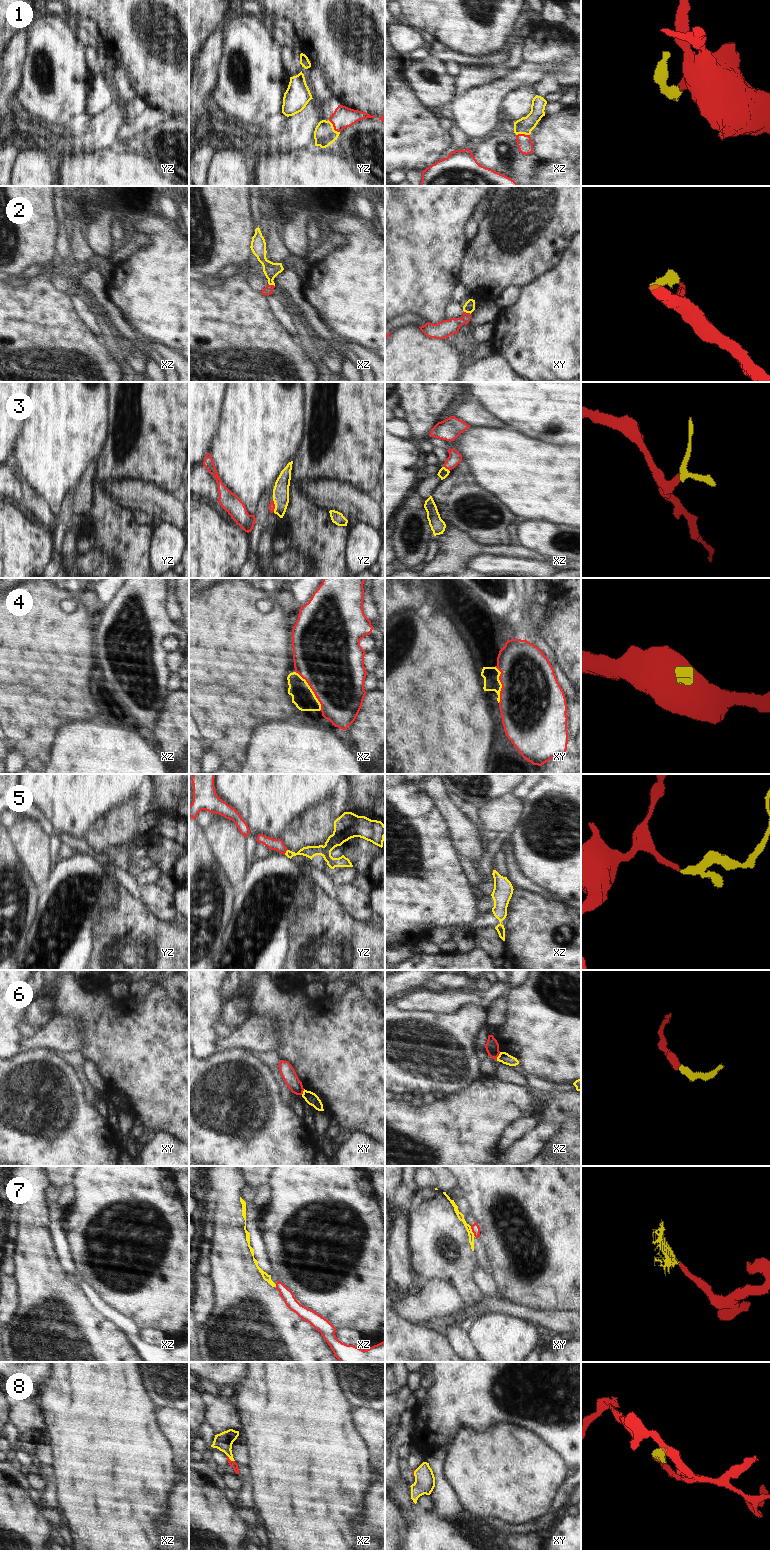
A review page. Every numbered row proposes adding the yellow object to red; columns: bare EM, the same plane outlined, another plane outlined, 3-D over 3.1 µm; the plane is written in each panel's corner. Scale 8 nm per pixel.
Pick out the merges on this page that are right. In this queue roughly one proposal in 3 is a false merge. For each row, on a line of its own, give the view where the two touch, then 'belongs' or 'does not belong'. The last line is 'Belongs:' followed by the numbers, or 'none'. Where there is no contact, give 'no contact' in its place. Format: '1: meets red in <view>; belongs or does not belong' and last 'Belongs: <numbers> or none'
1: meets red in yz; belongs
2: meets red in xz; does not belong
3: meets red in xz; belongs
4: meets red in xz; belongs
5: meets red in yz; belongs
6: meets red in xz; does not belong
7: meets red in xy; does not belong
8: meets red in xz; belongs
Belongs: 1, 3, 4, 5, 8

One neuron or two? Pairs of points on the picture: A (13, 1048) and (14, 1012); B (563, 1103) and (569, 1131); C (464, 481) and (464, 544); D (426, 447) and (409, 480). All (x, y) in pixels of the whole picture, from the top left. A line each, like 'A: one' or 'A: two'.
A: one
B: one
C: two
D: two

